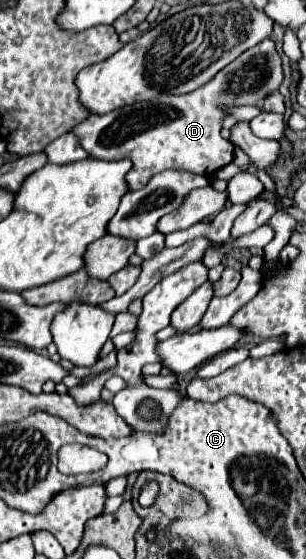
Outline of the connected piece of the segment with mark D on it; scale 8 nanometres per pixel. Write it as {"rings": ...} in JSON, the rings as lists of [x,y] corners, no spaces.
{"rings":[[[270,38],[262,40],[254,48],[242,52],[234,62],[230,62],[226,68],[222,68],[208,84],[202,88],[188,92],[188,94],[178,94],[178,96],[160,96],[156,100],[148,100],[142,104],[132,104],[118,108],[114,112],[102,114],[102,116],[90,116],[76,124],[70,132],[78,138],[80,146],[88,152],[90,158],[96,160],[120,160],[128,158],[132,160],[132,170],[126,174],[128,190],[140,190],[148,184],[148,180],[164,170],[186,170],[202,176],[212,176],[216,170],[222,166],[230,164],[234,158],[234,144],[226,138],[222,138],[222,118],[224,112],[218,108],[218,104],[246,104],[246,106],[256,106],[262,104],[262,100],[270,94],[276,92],[282,82],[282,66],[280,66],[280,56],[274,48],[274,42]]]}

